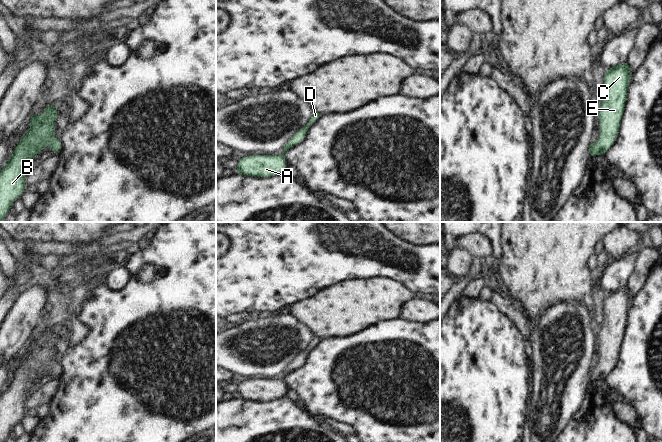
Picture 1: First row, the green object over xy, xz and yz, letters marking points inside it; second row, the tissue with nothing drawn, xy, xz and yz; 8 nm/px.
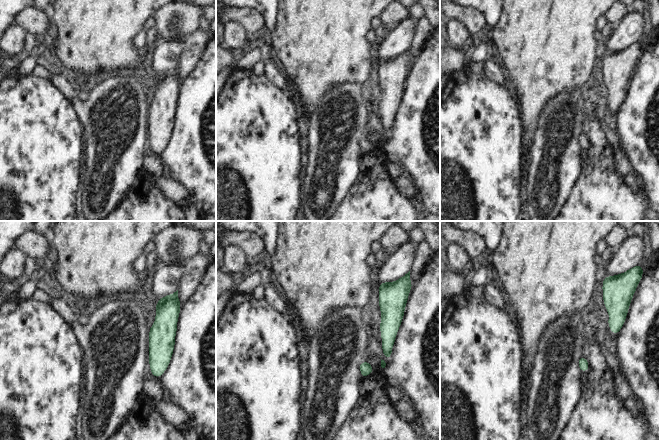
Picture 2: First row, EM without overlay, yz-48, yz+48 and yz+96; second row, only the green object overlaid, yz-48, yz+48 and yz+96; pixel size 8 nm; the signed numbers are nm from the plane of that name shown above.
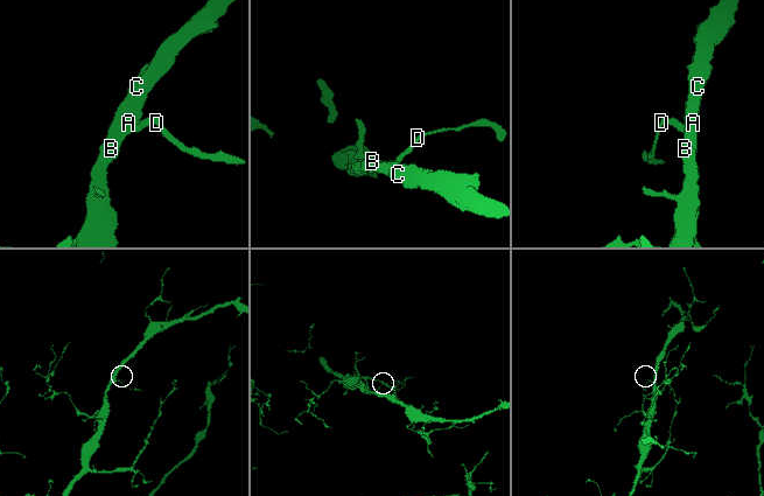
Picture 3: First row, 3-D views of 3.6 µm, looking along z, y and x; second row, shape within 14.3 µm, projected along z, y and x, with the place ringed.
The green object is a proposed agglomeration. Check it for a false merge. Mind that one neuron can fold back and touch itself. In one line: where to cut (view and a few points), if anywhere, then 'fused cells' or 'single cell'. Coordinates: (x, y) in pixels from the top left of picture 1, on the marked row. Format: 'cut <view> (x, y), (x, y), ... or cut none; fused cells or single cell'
cut none; single cell

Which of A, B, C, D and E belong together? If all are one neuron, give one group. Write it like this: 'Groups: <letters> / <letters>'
Groups: A B C D E

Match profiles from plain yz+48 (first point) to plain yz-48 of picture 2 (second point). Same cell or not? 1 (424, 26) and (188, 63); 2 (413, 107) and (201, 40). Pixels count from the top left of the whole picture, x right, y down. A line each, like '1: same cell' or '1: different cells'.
1: same cell
2: different cells

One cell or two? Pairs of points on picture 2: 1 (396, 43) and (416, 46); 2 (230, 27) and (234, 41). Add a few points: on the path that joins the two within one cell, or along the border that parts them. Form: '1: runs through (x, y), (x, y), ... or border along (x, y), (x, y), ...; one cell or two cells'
1: border along (417, 22), (409, 46); two cells
2: runs through (233, 30), (234, 38); one cell

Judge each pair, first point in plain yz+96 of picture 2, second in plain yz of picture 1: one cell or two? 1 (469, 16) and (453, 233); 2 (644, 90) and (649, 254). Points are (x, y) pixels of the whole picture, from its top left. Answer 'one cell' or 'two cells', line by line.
1: two cells
2: two cells

